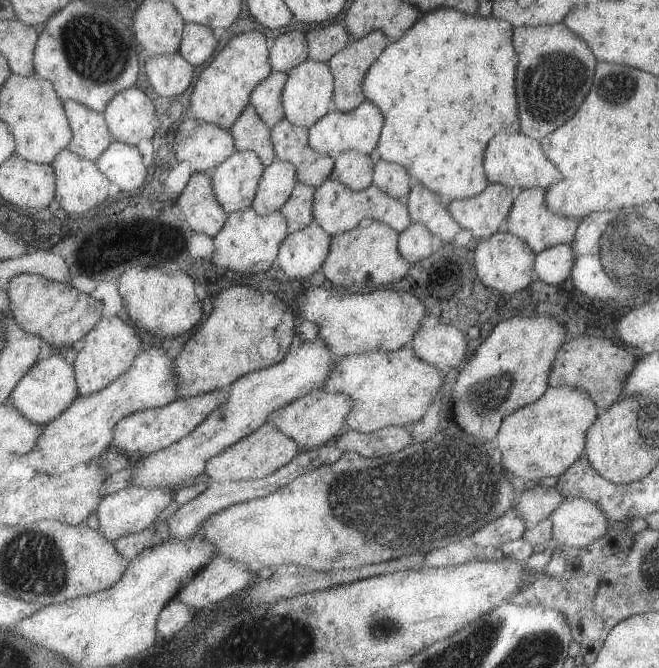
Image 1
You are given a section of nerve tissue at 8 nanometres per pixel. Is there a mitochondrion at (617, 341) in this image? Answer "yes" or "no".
no

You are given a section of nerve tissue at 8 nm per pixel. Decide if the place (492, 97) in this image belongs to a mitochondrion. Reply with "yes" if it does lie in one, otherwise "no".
no

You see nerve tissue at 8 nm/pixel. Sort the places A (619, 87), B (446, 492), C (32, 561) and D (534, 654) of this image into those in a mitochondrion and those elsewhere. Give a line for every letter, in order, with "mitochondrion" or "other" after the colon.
A: mitochondrion
B: mitochondrion
C: mitochondrion
D: mitochondrion

